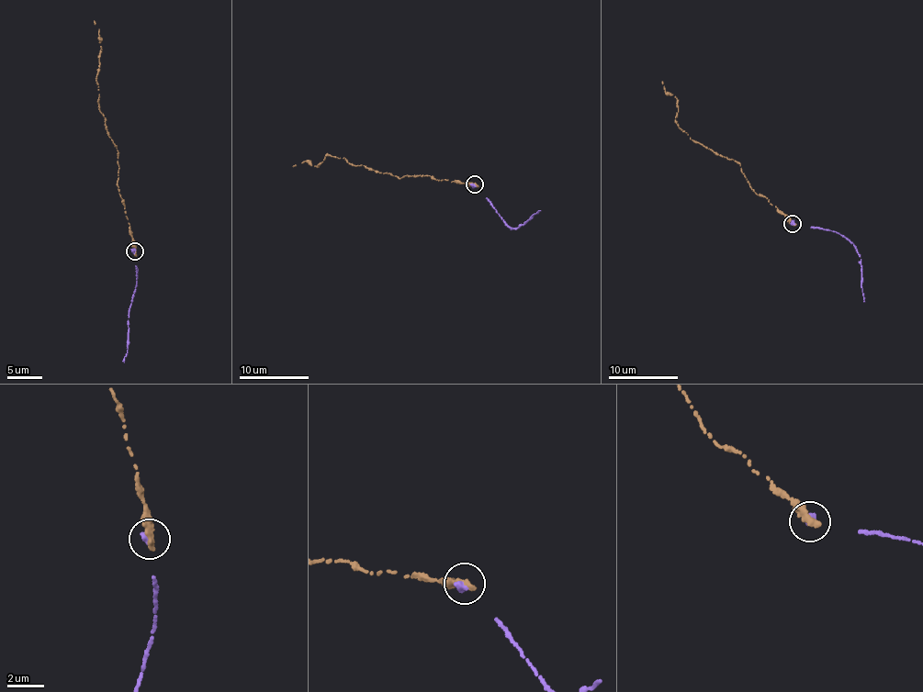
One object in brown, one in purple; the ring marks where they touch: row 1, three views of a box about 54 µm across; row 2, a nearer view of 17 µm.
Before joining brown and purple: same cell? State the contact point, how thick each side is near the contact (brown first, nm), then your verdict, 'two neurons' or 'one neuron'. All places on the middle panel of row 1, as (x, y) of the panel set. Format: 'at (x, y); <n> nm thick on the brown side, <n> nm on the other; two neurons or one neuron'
at (474, 184); 480 nm thick on the brown side, 360 nm on the other; one neuron

